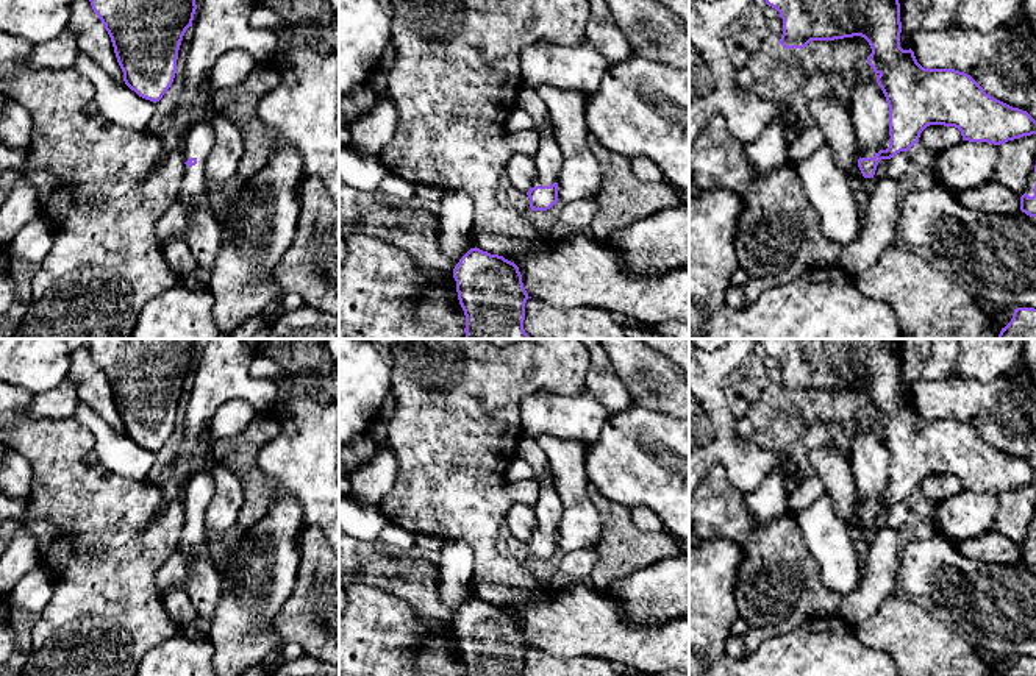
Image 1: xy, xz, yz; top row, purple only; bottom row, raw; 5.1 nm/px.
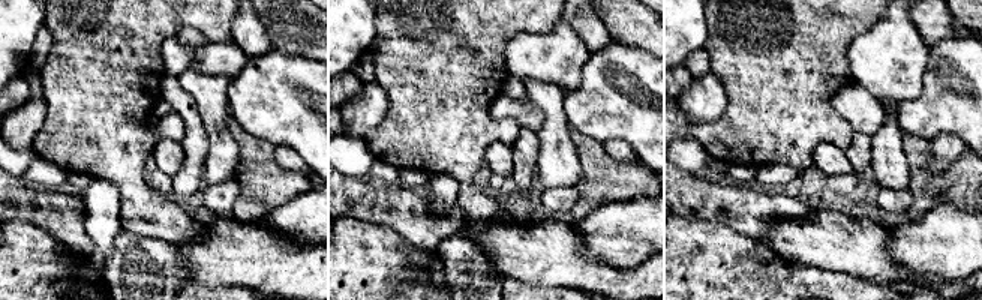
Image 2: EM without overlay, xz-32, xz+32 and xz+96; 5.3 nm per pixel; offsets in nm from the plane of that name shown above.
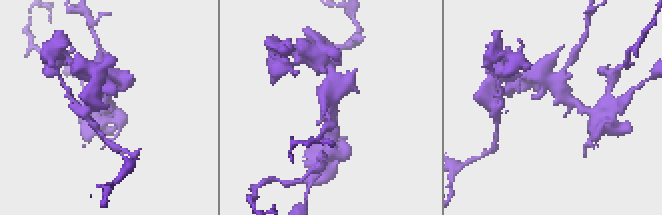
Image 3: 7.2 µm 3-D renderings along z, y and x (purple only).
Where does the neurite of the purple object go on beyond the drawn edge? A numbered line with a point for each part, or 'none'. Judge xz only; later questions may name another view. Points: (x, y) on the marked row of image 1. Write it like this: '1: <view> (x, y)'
1: xz (547, 164)

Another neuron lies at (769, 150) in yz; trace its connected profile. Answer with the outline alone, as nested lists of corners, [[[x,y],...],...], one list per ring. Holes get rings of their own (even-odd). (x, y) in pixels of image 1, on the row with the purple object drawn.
[[[775,120],[744,147],[745,159],[753,167],[753,175],[756,178],[766,176],[773,169],[781,169],[791,161],[786,130],[786,122]]]

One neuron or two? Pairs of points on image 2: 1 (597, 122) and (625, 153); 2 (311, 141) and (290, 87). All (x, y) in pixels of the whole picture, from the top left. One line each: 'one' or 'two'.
1: two
2: one

